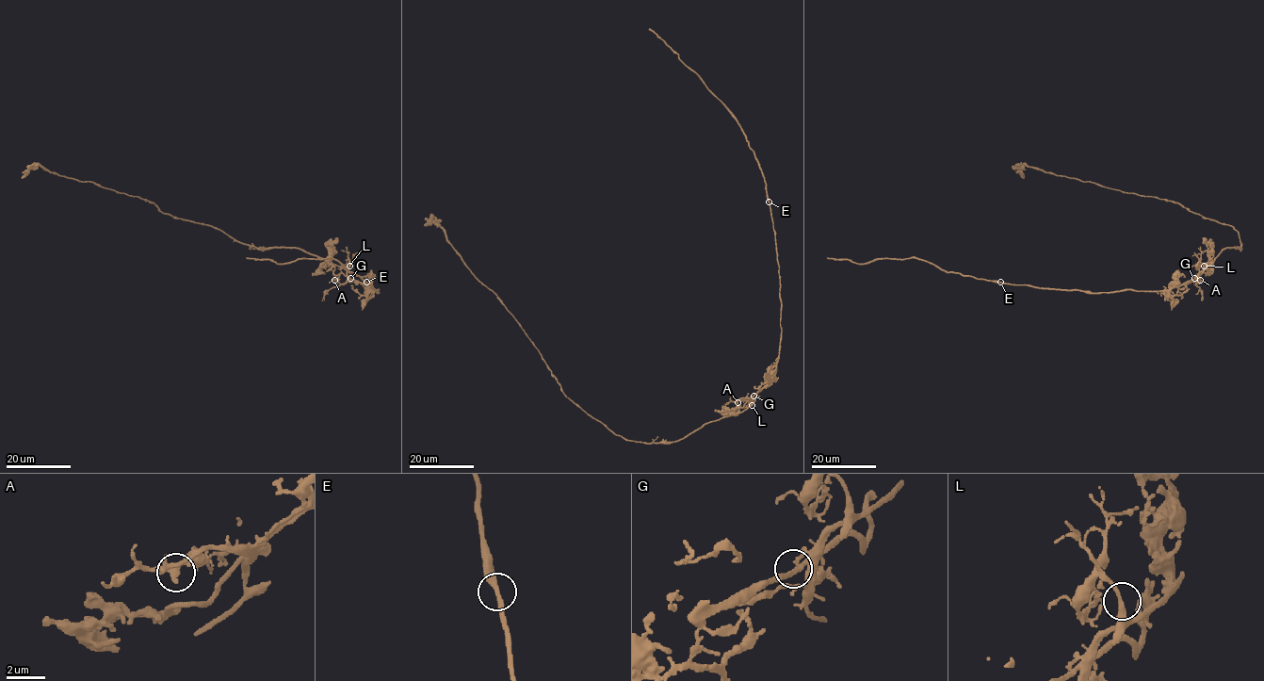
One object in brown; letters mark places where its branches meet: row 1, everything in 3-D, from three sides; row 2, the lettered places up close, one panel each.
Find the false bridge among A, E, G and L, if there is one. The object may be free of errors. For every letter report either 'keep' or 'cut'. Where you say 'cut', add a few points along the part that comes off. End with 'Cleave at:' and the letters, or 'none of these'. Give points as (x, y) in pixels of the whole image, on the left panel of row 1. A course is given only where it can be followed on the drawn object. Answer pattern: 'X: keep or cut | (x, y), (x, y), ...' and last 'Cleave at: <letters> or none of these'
A: keep
E: keep
G: cut | (350, 278), (337, 265), (299, 249), (242, 244), (210, 226), (162, 212), (153, 202), (38, 164), (22, 178)
L: keep
Cleave at: G

